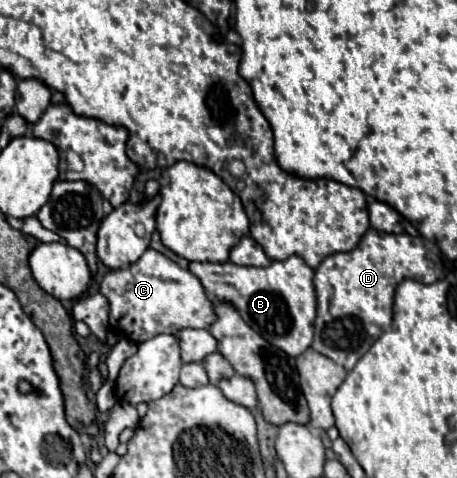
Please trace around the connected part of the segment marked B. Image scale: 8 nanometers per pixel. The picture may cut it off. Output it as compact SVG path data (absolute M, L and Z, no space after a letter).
M297 255L285 261L273 261L269 267L241 267L231 261L227 263L189 263L189 271L201 281L213 303L231 303L243 321L255 329L263 339L279 347L291 357L301 355L313 341L313 321L317 315L317 295L313 287L315 271Z

